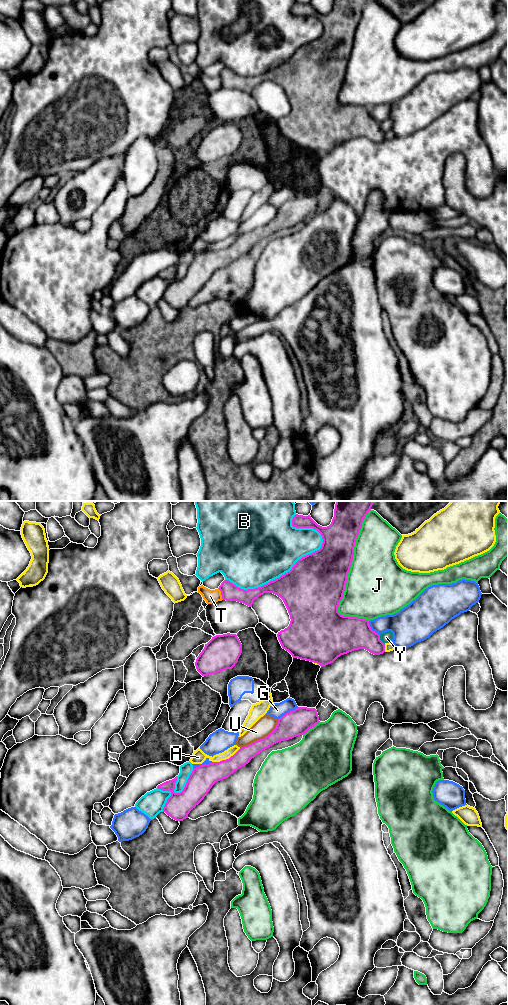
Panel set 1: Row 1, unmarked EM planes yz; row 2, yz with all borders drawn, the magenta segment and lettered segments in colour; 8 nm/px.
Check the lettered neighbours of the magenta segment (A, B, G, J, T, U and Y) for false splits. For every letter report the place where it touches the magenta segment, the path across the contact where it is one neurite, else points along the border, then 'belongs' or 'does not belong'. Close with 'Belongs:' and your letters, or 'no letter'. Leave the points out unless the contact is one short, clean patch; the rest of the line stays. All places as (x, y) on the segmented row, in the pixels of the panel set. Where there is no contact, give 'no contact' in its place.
A: contact yz (226, 759); does not belong
B: contact yz (279, 577); does not belong
G: contact yz (288, 712); does not belong
J: contact yz (347, 574); does not belong
T: contact yz (221, 594); does not belong
U: contact yz (261, 739); does not belong
Y: contact yz (380, 640); does not belong
Belongs: no letter

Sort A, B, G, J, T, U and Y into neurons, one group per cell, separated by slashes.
A / B / G / J / T / U Y

